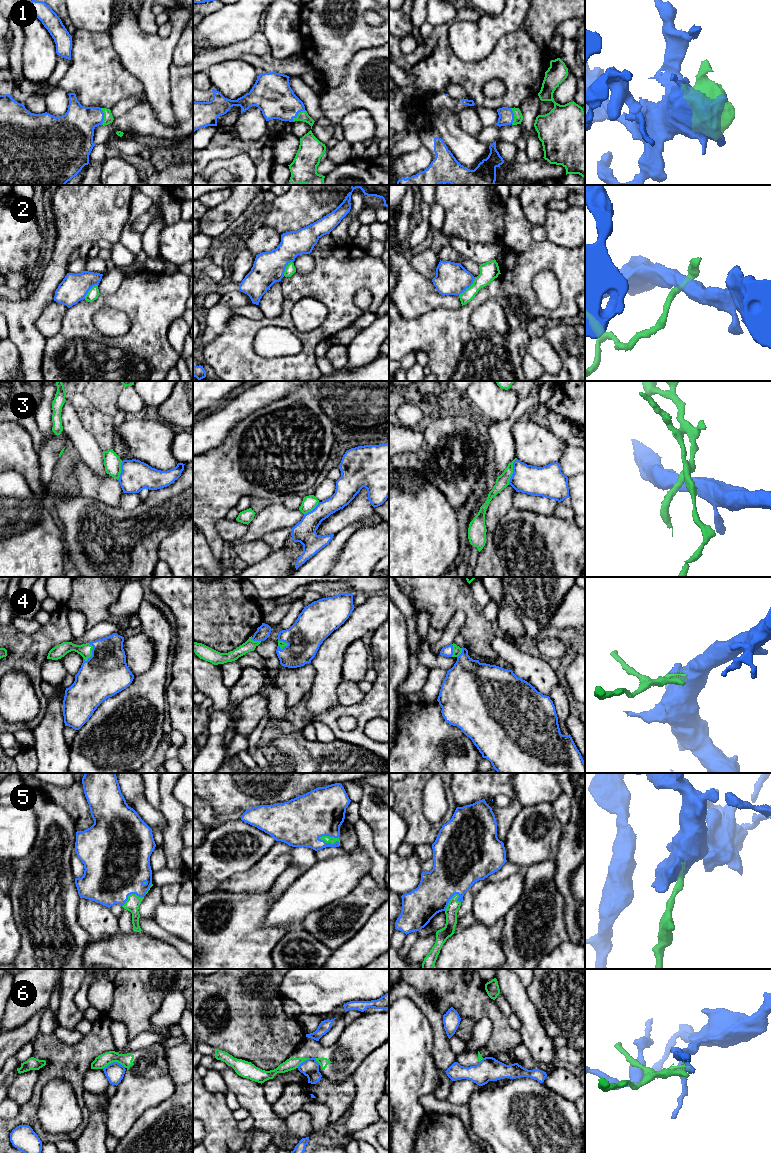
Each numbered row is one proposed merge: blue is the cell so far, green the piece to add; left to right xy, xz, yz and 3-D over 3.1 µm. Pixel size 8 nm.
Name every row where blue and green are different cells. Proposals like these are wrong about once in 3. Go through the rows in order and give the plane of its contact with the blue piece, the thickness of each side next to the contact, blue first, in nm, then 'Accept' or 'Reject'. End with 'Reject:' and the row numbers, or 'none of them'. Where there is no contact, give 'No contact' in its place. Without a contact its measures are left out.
1: Touches blue in xz. Thickness 300 nm (blue) against 80 nm. Accept
2: Touches blue in yz. Thickness 260 nm (blue) against 150 nm. Reject
3: Touches blue in yz. Thickness 240 nm (blue) against 110 nm. Reject
4: Touches blue in xy. Thickness 360 nm (blue) against 110 nm. Accept
5: Touches blue in xz. Thickness 380 nm (blue) against 60 nm. Accept
6: Touches blue in xy. Thickness 150 nm (blue) against 110 nm. Reject
Reject: 2, 3, 6

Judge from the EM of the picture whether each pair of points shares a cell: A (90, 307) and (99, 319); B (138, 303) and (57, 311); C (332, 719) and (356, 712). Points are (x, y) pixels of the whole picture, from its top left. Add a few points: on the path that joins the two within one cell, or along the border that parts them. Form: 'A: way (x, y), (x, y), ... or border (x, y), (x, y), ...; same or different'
A: border (118, 309), (100, 308), (93, 316), (95, 328); different
B: border (68, 308), (61, 328), (57, 332); different
C: way (338, 713), (340, 711), (350, 711); same

